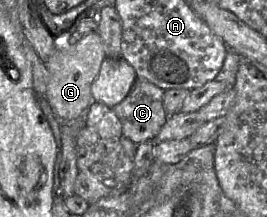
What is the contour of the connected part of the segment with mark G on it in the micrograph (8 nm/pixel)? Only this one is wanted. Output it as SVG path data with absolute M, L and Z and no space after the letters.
M95 32L82 37L73 44L57 46L45 62L49 73L46 96L55 115L61 121L74 122L94 101L91 87L106 57L104 45L98 32Z

